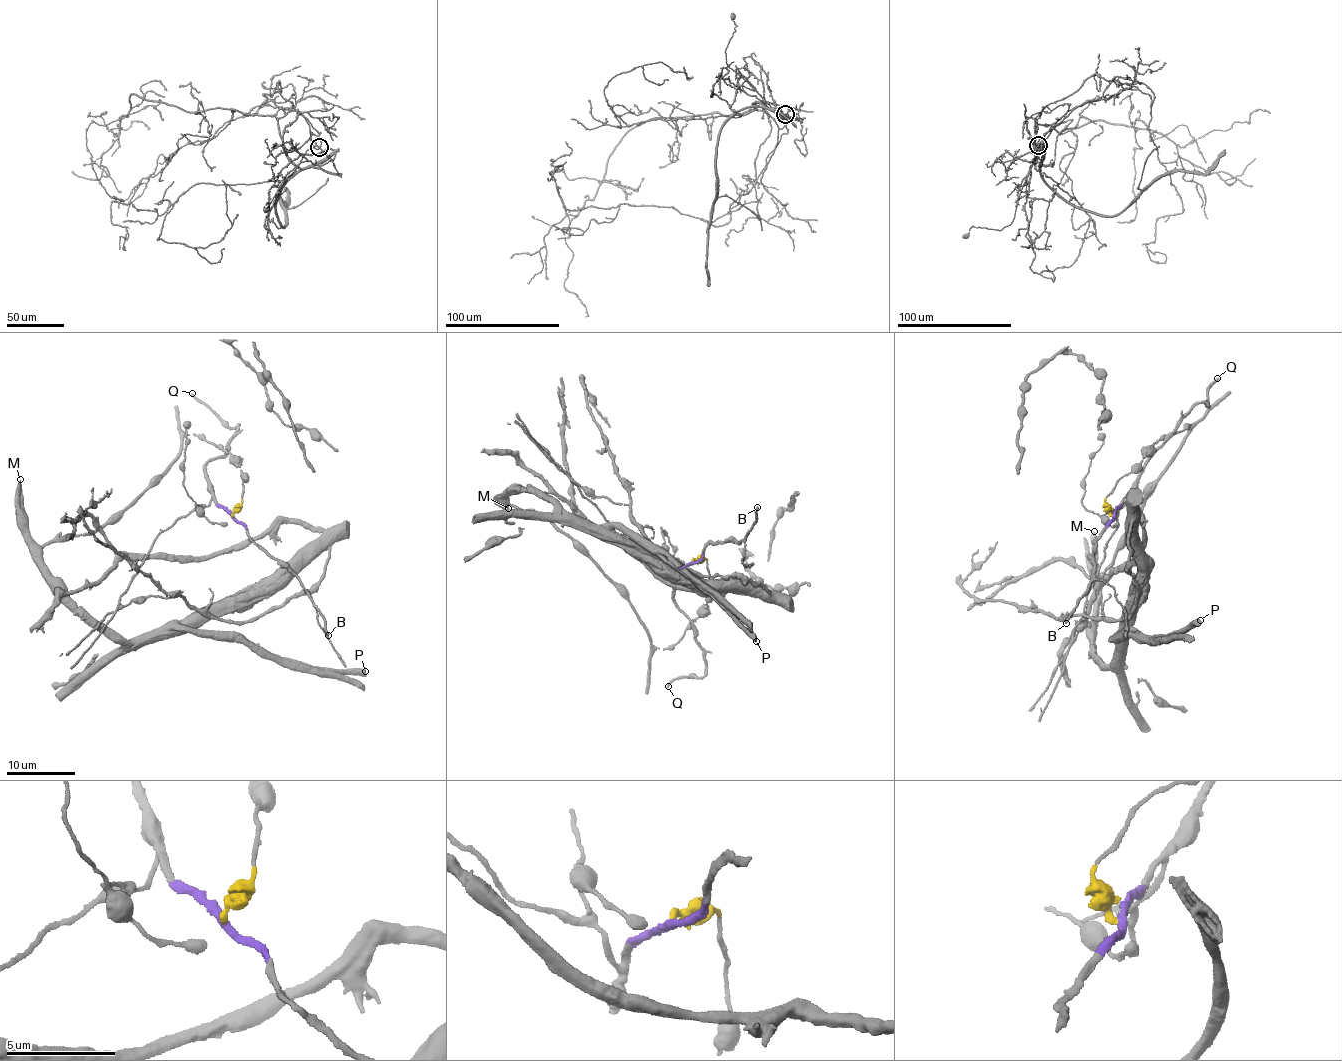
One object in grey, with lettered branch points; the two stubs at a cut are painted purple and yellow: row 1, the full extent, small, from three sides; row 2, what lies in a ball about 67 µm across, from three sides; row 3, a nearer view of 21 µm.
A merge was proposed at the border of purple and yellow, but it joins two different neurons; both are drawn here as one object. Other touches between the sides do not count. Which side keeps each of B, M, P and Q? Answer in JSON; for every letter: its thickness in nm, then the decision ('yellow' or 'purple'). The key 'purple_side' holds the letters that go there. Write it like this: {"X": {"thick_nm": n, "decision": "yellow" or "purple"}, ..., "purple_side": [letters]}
{"B": {"thick_nm": 240, "decision": "purple"}, "M": {"thick_nm": 380, "decision": "yellow"}, "P": {"thick_nm": 600, "decision": "yellow"}, "Q": {"thick_nm": 240, "decision": "purple"}, "purple_side": ["B", "Q"]}

